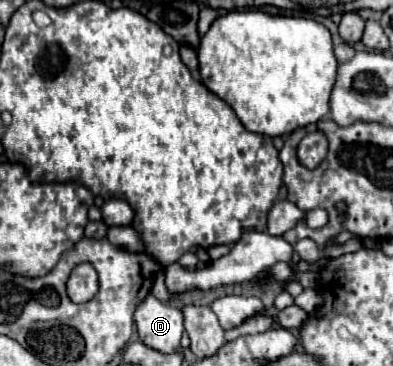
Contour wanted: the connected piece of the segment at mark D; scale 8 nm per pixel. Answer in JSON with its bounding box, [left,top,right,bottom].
[133,296,183,350]

